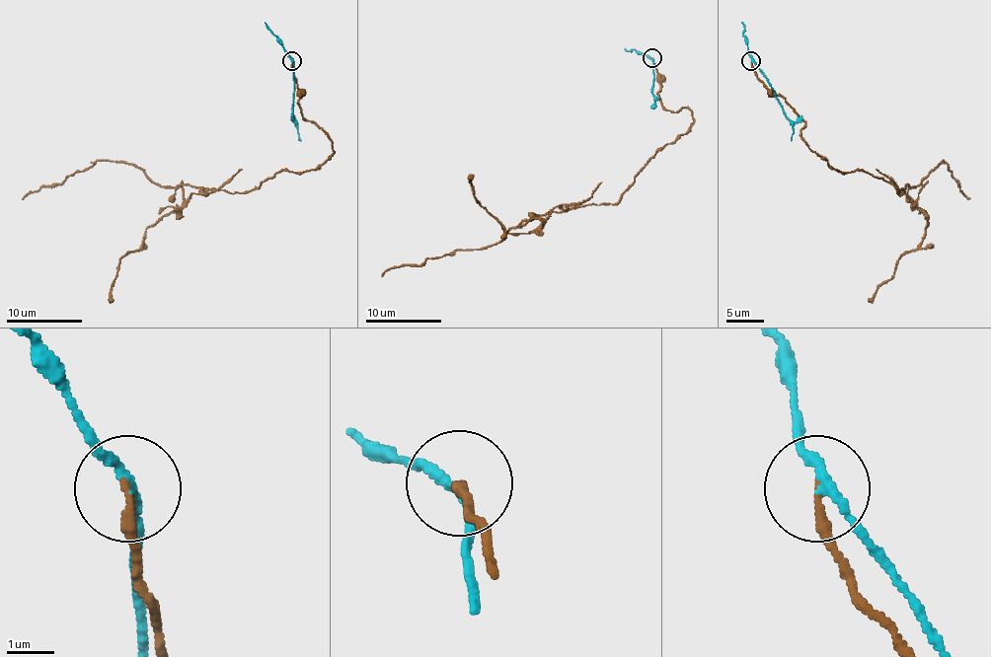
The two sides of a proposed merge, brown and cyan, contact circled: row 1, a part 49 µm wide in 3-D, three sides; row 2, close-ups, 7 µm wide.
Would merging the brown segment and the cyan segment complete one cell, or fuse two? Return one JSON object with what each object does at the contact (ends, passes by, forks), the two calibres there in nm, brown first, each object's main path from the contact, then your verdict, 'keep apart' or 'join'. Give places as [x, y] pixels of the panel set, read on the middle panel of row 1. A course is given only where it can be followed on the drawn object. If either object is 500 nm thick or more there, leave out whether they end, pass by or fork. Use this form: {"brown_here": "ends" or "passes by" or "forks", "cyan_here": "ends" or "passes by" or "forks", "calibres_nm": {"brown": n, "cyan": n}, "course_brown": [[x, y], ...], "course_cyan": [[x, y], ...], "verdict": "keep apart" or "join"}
{"brown_here": "ends", "cyan_here": "passes by", "calibres_nm": {"brown": 220, "cyan": 180}, "course_brown": [[652, 57], [659, 103], [692, 111], [692, 127], [613, 204], [522, 219], [499, 242], [382, 276]], "course_cyan": [[652, 57], [652, 93], [657, 99], [659, 97]], "verdict": "keep apart"}

